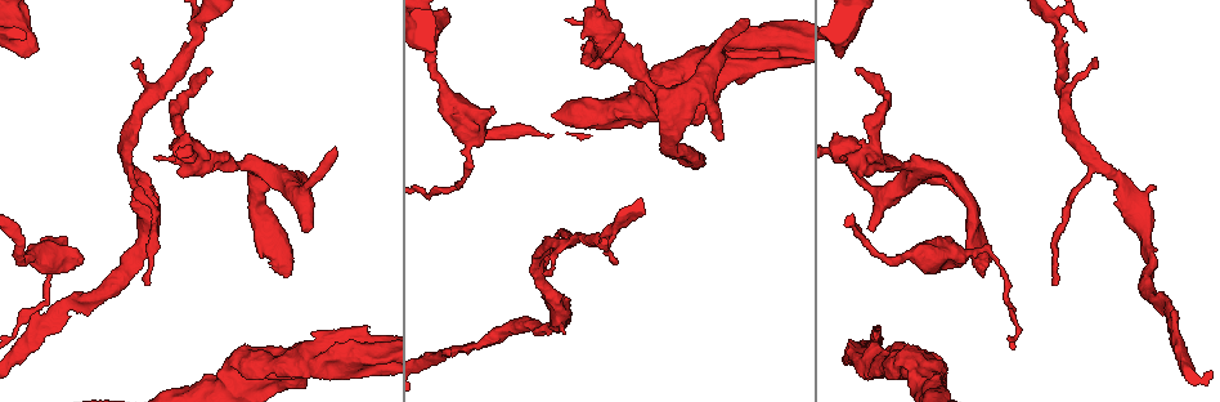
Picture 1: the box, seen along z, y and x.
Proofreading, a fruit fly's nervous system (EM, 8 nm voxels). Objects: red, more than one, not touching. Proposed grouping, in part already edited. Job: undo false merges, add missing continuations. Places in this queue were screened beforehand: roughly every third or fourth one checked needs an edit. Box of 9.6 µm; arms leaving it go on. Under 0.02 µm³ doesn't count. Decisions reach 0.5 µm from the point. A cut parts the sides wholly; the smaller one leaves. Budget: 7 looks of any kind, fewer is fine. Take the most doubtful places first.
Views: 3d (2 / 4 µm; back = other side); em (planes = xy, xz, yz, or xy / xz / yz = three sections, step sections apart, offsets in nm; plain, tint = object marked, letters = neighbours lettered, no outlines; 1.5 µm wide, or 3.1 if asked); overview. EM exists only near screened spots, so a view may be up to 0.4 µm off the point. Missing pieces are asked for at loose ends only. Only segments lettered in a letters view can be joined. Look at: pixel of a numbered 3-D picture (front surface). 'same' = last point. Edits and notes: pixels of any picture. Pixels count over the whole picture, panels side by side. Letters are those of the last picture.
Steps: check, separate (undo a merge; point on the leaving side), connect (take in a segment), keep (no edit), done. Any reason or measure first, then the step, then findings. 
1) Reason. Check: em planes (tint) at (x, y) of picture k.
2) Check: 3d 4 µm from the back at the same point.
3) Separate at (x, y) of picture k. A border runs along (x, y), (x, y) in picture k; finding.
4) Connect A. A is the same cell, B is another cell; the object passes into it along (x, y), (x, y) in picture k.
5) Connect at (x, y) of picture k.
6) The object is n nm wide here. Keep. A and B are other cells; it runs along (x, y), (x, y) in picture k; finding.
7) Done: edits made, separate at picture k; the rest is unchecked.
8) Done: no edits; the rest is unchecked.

Check: 3d 2 µm at (304, 232) of picture 1.

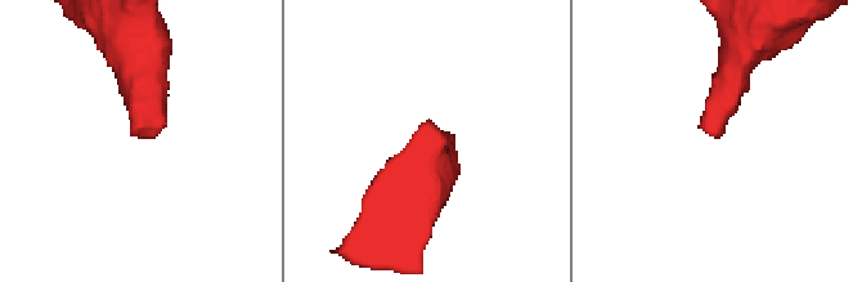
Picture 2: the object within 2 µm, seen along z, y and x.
Shape alone is not enough. Check: em planes (letters) at (139, 138) of picture 2.

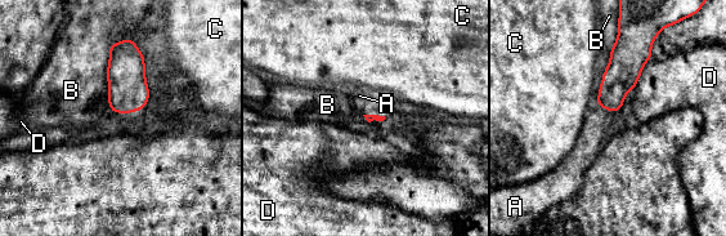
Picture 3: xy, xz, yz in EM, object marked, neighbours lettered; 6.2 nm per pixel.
The longest contact is with B, 480 nm. Connect A. A is the same cell, B, C and D are other cells; it goes on there.

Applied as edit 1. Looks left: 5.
An open end. Check: 3d 2 µm from the back at (615, 263) of picture 1.

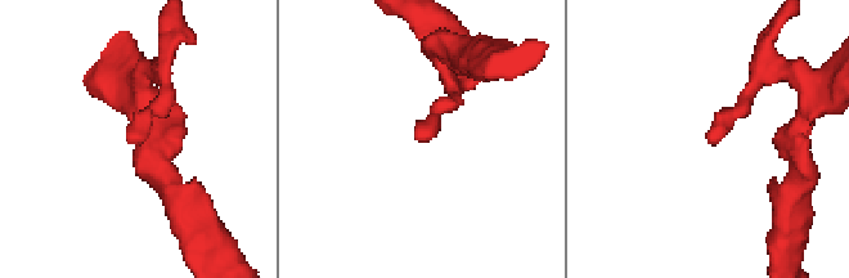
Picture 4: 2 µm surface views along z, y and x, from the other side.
Shape alone is not enough. Check: em planes (tint) at (131, 143) of picture 4.

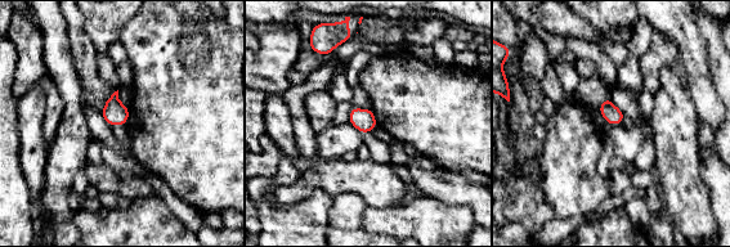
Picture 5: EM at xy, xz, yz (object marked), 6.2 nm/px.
Check: em planes (letters) at the same point.

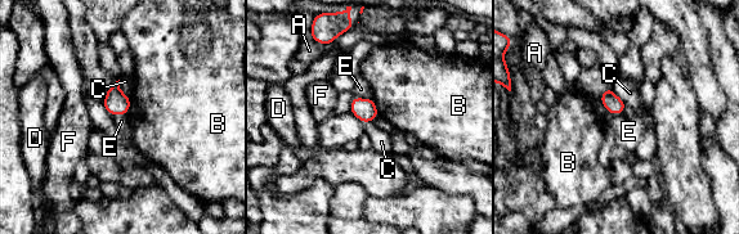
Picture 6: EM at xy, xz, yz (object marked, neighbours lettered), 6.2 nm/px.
Keep. A, B, C, D, E and F are other cells; a border runs along (599, 98), (609, 112), (622, 115) in picture 6; none of them fits.

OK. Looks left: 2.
Thick turns thin. Check: 3d 4 µm at (635, 66) of picture 1.

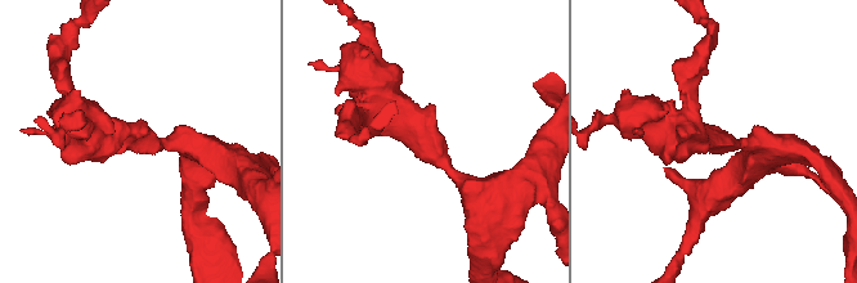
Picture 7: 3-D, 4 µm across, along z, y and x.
The arms are 190, 500 nm wide; shape alone is not enough. Check: em planes (letters) at (424, 143) of picture 7.

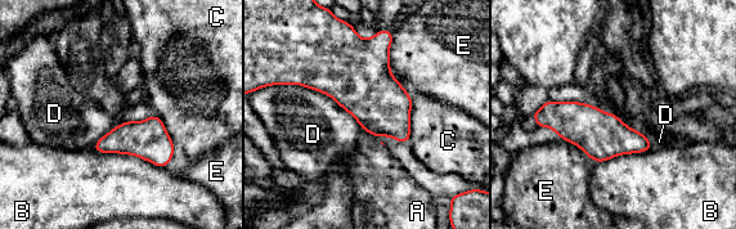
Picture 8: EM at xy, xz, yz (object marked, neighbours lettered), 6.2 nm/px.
The object is 200 nm wide here. Keep. A, B, C, D and E are other cells; all the same neuron.

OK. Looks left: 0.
Done: edits made, connect at picture 3; the rest is unchecked.

